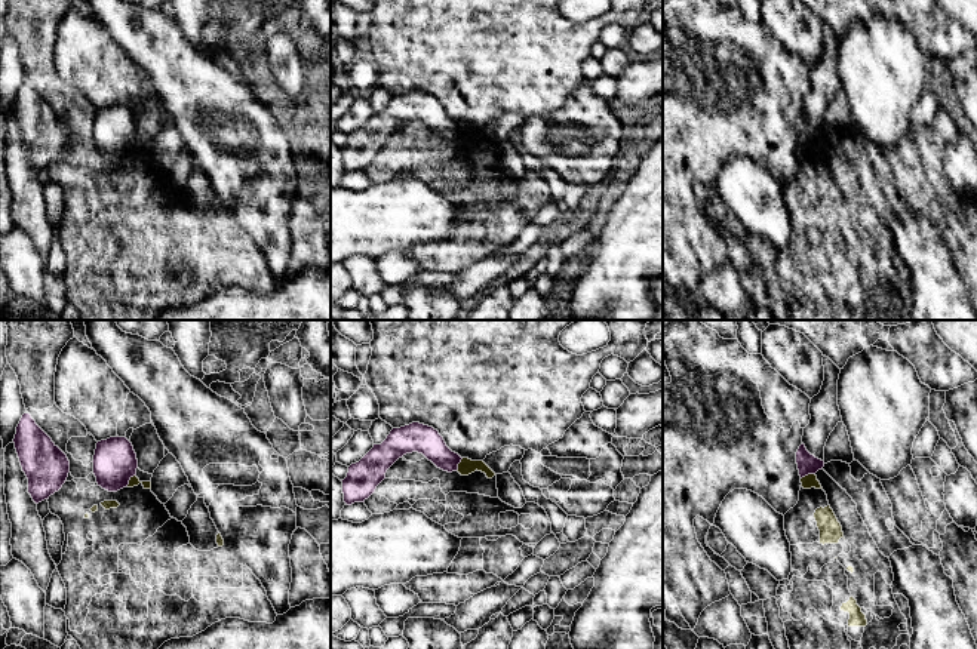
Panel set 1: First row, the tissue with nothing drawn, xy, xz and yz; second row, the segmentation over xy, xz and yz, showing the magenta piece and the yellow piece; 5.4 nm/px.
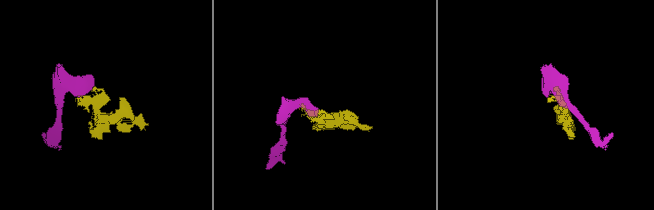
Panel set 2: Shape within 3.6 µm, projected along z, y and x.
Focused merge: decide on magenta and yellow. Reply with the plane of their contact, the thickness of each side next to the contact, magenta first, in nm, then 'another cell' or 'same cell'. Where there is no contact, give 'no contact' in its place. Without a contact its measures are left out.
contact in yz; calibres 110 and 70 nm; another cell

